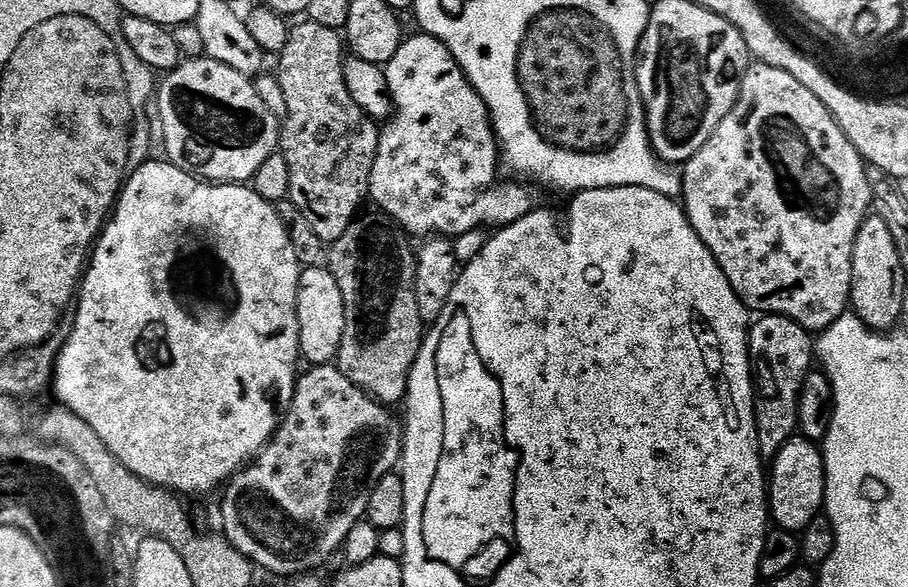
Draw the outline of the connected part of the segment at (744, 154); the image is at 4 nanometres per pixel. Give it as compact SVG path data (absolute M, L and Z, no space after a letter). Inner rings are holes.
M765 64L753 67L744 75L740 87L740 97L736 104L726 114L726 118L714 130L710 142L694 154L682 168L682 207L684 215L688 217L690 226L702 238L702 242L714 254L722 274L730 282L732 289L738 294L745 306L753 313L767 314L769 316L789 316L797 320L802 327L813 334L819 334L829 328L838 318L842 318L849 311L852 298L852 259L854 258L854 244L858 238L858 230L864 225L873 207L872 184L868 181L868 168L866 161L854 150L854 146L846 138L846 134L838 126L836 119L786 70L771 68Z

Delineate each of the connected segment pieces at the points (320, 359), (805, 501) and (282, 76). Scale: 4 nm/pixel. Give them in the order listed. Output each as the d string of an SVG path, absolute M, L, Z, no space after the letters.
M331 267L304 268L300 273L296 313L300 327L300 354L312 366L332 364L340 355L342 334L346 330L346 306L342 302L342 290L334 278Z
M797 434L782 446L770 464L770 516L777 529L803 533L824 507L824 453L813 441Z
M304 22L301 28L291 29L288 45L278 56L278 79L288 111L288 115L282 120L278 148L286 158L290 170L288 200L300 211L299 219L305 220L314 234L318 234L318 238L325 242L335 242L342 238L342 234L346 234L346 230L361 211L360 203L368 196L368 183L374 170L374 158L378 154L381 134L377 121L371 120L346 90L345 59L345 41L330 29L311 22Z

